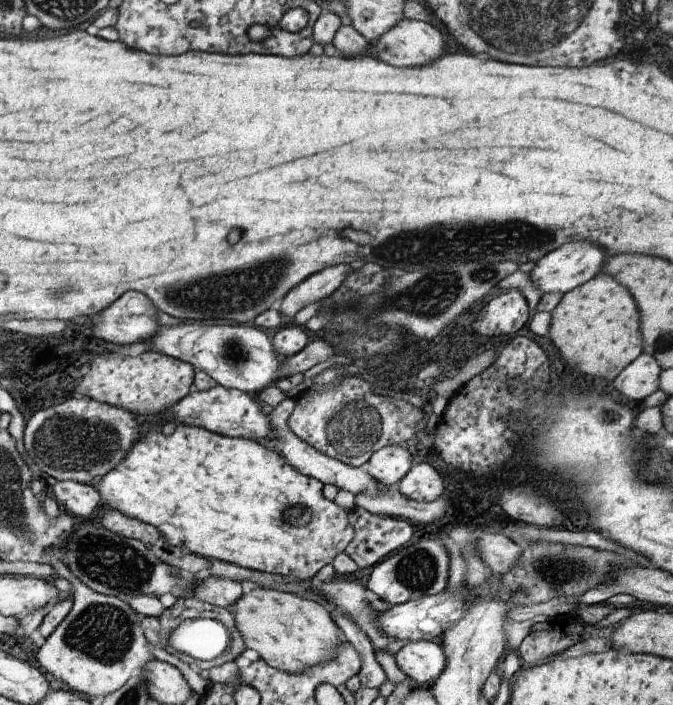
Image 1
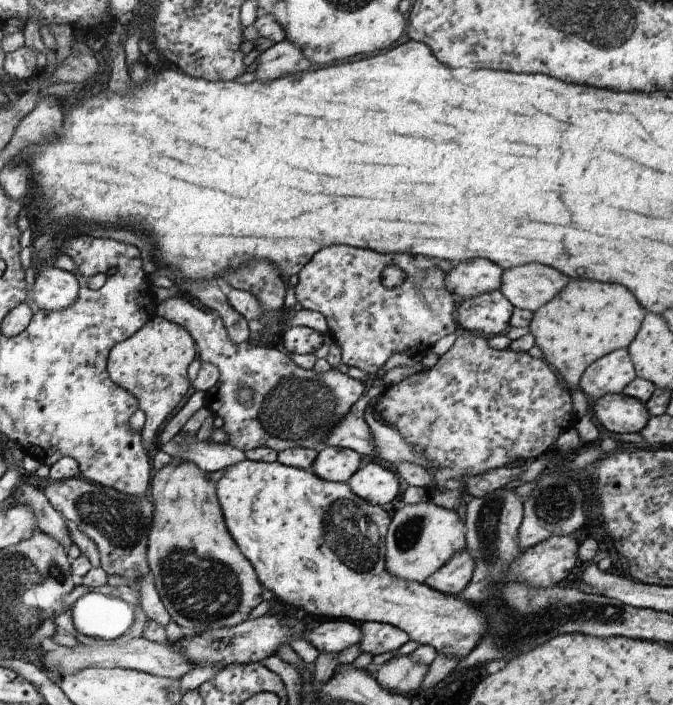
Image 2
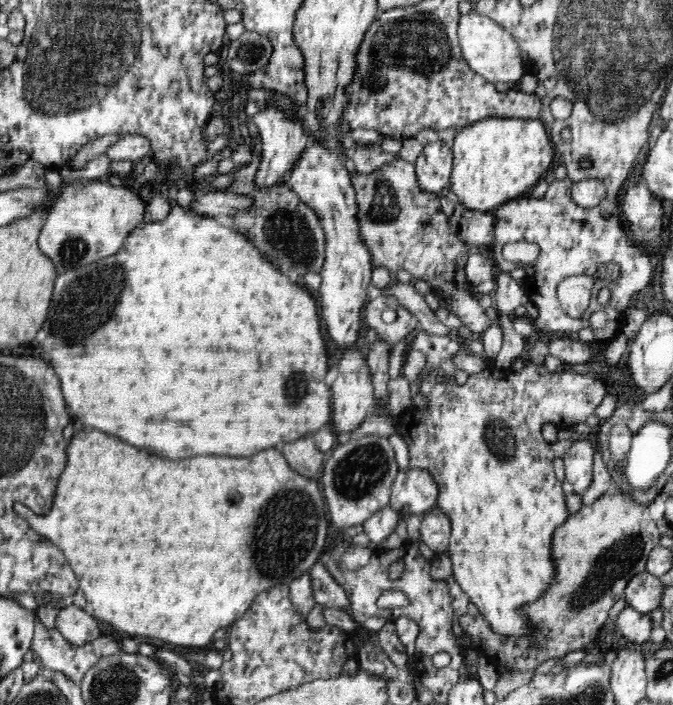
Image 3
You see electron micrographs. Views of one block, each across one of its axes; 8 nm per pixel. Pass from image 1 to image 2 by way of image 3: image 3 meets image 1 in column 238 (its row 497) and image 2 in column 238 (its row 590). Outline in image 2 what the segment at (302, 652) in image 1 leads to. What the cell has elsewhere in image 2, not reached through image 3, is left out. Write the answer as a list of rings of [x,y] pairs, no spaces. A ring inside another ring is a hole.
[[[172,457],[172,460],[163,466],[156,472],[156,476],[153,478],[152,486],[150,489],[151,500],[156,505],[153,512],[153,519],[151,522],[150,530],[148,531],[147,538],[147,561],[148,566],[151,568],[152,576],[154,576],[155,586],[159,592],[162,602],[165,604],[168,614],[171,616],[173,622],[179,624],[181,631],[185,631],[186,634],[191,635],[194,633],[201,633],[205,630],[219,629],[225,626],[236,626],[242,621],[246,621],[248,615],[260,602],[262,602],[262,591],[264,587],[261,585],[260,579],[257,577],[254,567],[248,558],[240,552],[238,544],[234,542],[234,538],[230,536],[226,523],[224,522],[224,516],[222,515],[222,509],[218,503],[218,496],[216,495],[216,481],[208,479],[208,471],[203,471],[196,463],[181,459],[178,457]]]

